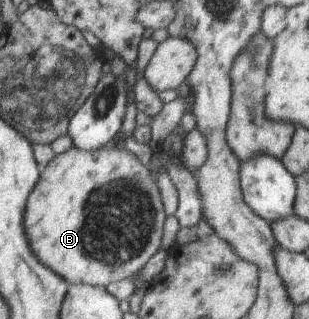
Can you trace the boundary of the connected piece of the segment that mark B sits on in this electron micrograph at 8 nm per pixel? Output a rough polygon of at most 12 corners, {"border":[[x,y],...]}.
{"border":[[74,147],[26,209],[38,259],[109,287],[160,251],[148,165]]}

